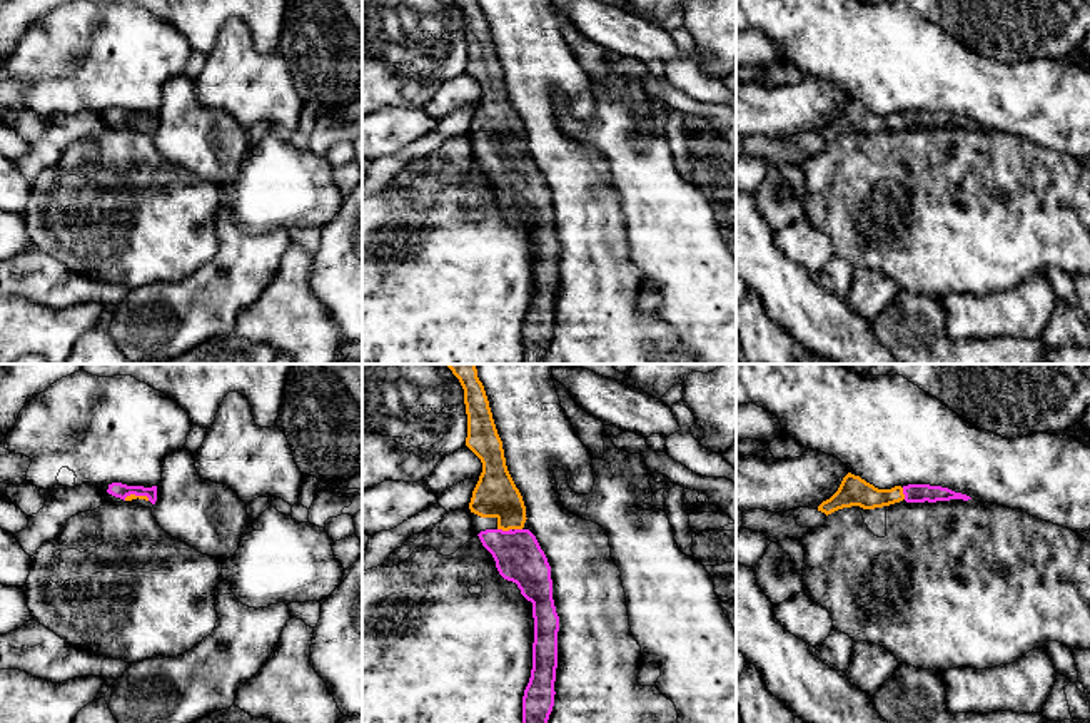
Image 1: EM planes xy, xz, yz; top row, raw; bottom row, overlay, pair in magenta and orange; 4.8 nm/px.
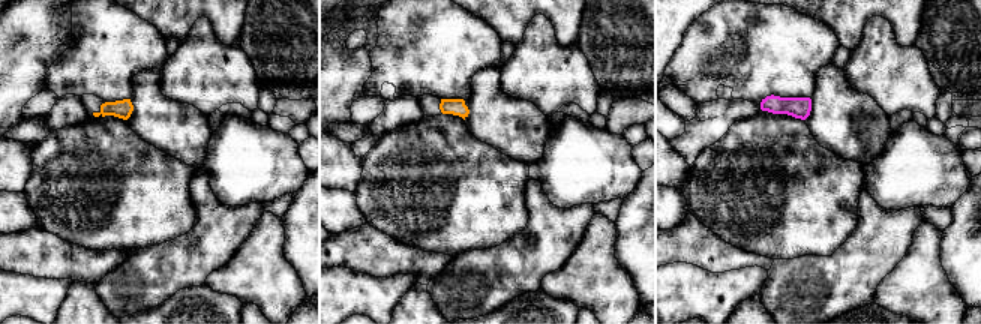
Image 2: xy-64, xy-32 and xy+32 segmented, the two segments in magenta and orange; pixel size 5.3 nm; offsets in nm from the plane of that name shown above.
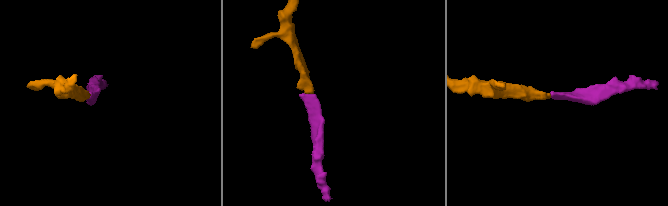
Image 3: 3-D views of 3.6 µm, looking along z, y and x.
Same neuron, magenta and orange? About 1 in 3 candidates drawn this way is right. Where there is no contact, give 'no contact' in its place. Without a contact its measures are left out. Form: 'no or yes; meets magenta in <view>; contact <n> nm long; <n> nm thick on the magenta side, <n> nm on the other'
yes; meets magenta in xz; contact 70 nm long; 220 nm thick on the magenta side, 200 nm on the other

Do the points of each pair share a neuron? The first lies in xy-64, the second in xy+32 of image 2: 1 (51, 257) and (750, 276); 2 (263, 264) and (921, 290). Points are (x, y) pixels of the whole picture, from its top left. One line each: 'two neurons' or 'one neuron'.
1: two neurons
2: one neuron

